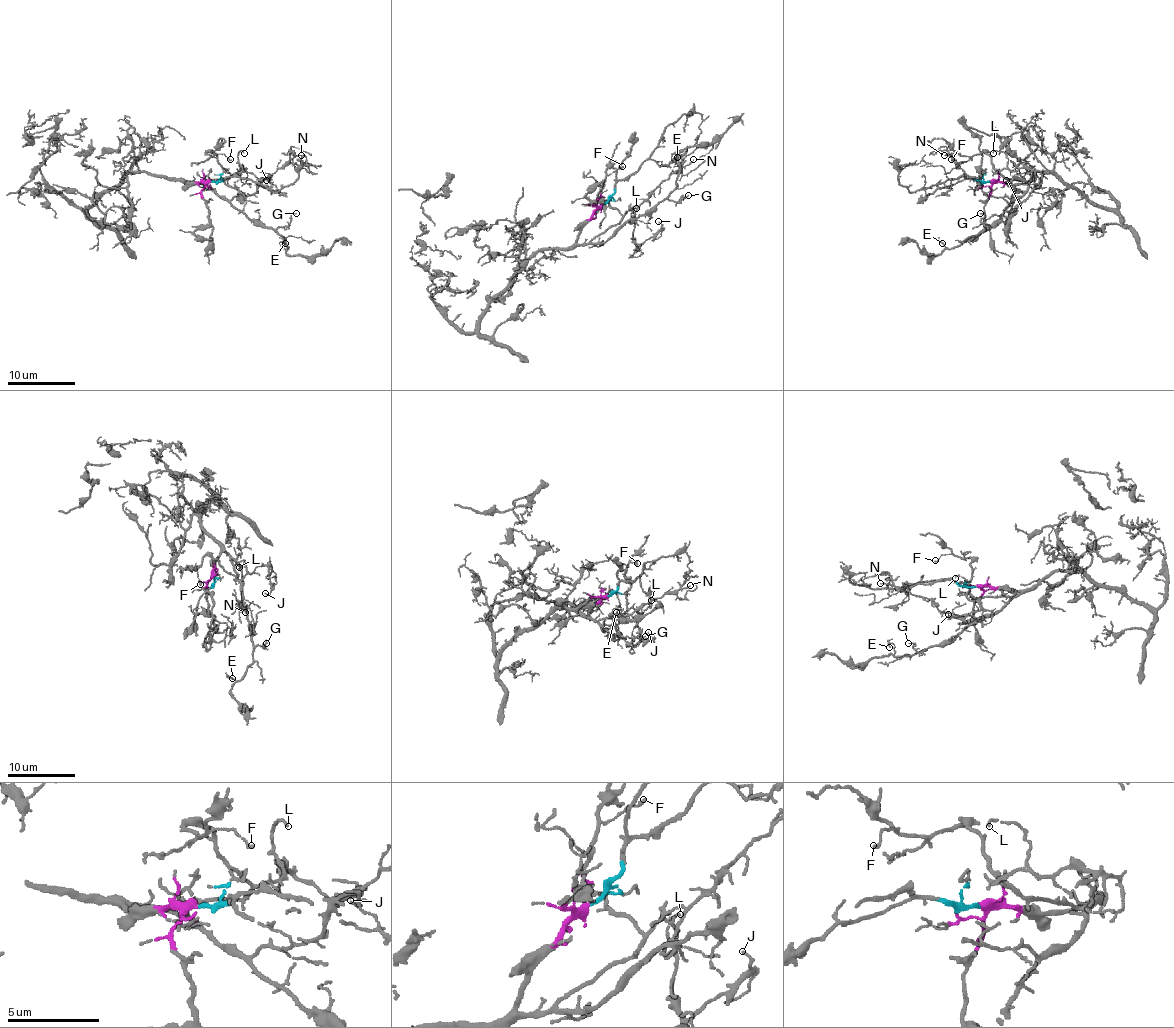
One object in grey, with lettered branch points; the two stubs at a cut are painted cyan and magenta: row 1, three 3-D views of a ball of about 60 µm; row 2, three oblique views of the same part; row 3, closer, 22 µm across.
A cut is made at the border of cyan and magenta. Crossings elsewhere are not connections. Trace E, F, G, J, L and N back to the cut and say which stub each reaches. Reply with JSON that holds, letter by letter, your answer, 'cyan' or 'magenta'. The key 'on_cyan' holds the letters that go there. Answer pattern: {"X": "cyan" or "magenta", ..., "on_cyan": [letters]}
{"E": "magenta", "F": "magenta", "G": "magenta", "J": "magenta", "L": "magenta", "N": "magenta", "on_cyan": []}

